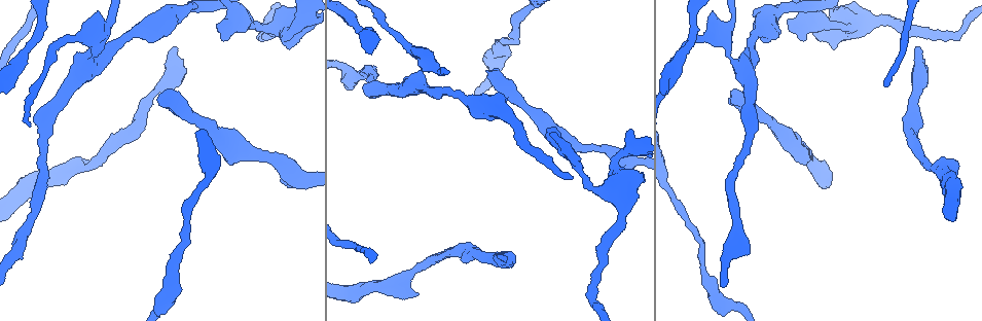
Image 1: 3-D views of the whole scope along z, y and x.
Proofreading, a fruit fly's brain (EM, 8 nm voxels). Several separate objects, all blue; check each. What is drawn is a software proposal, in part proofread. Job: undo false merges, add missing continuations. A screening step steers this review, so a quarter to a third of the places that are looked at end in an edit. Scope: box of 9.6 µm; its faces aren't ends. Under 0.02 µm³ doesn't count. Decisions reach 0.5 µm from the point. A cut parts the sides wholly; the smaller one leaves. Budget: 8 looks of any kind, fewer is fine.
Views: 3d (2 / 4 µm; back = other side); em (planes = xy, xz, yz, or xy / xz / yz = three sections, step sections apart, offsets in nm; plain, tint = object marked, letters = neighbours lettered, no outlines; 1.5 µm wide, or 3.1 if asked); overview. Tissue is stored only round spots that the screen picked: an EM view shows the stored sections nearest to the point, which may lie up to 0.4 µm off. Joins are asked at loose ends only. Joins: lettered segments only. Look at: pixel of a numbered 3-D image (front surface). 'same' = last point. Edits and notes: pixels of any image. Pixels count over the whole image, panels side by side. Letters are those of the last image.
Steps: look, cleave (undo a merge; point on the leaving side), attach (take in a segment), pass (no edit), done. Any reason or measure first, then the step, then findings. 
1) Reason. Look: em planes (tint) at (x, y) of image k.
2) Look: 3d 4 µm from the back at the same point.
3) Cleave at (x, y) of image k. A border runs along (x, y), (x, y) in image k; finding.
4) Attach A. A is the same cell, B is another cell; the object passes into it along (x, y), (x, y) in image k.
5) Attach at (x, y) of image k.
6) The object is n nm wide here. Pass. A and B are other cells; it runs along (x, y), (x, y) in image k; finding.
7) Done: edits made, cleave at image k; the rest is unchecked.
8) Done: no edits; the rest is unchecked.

Branch stops here. Look: 3d 4 µm from the back at (832, 47) of image 1.

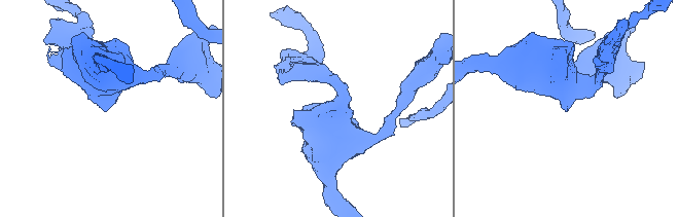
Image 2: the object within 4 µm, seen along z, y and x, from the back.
Shape alone is not enough. Look: em planes (letters) at (104, 109) of image 2.

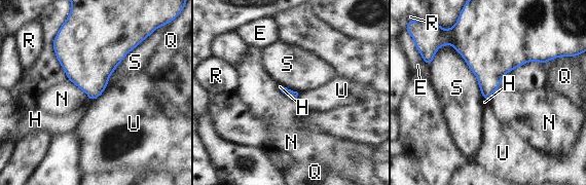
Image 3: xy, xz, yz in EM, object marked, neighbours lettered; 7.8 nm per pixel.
Pass. E, H, N, Q, R, S and U are other cells; a border runs along (68, 79), (78, 86), (90, 100) in image 3; no lettered segment goes on from it.

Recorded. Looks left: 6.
An open end. Look: 3d 2 µm at (731, 100) of image 1.

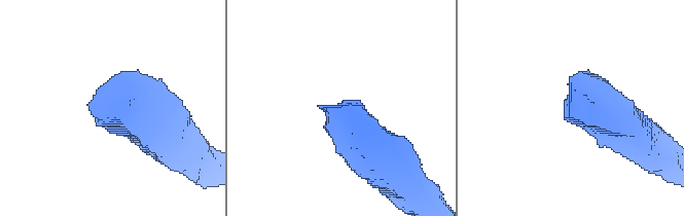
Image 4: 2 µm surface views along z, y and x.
Now the EM. Look: em yz step 4 (tint) at (573, 105) of image 4.

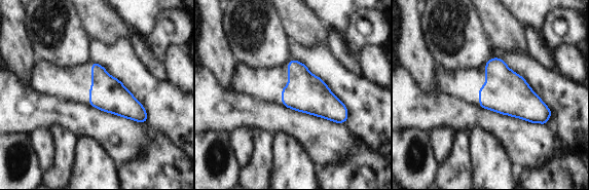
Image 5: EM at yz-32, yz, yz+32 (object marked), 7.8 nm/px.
What lies round it. Look: em yz step 4 (letters) at the same point.

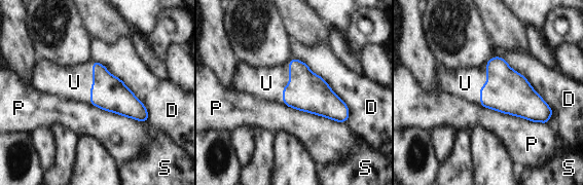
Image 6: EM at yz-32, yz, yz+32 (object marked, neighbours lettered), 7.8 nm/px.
Attach U. U is the same cell, D, P and S are other cells; it goes on there.

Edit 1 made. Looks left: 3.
Done: edits made, attach at image 6; the rest is unchecked.

